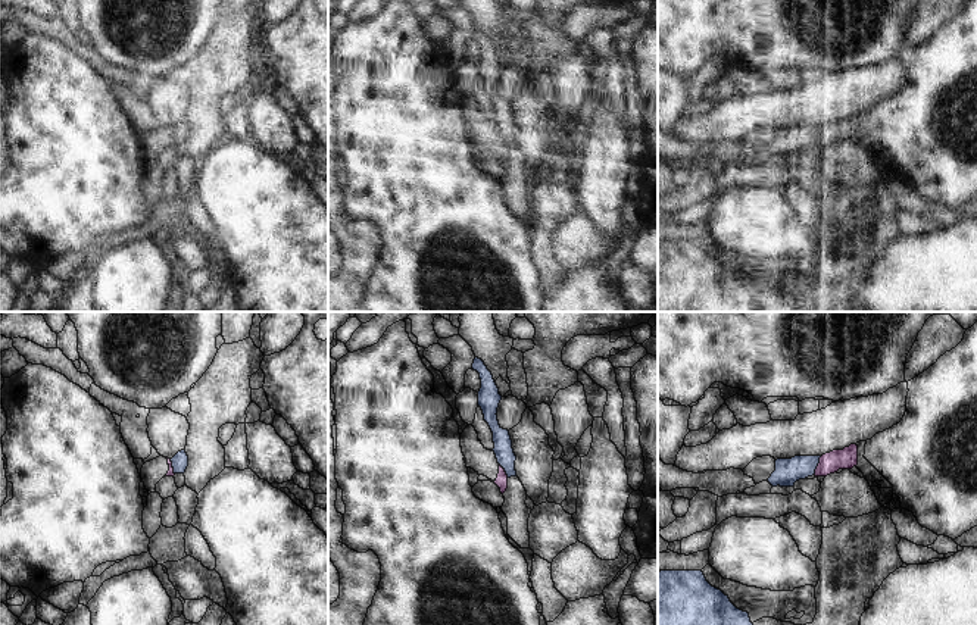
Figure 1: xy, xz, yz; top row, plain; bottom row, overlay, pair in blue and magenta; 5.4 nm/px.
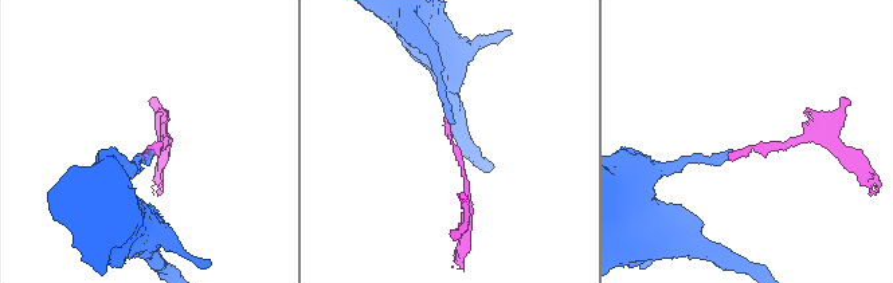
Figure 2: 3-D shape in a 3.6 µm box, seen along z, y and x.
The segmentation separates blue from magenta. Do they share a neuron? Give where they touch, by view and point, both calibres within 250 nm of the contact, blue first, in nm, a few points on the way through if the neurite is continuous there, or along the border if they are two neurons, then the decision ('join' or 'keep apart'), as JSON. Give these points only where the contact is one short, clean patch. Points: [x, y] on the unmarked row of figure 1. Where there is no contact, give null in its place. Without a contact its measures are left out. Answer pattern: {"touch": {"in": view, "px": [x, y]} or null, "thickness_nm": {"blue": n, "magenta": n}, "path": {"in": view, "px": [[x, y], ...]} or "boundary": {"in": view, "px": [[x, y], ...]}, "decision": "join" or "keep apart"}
{"touch": {"in": "yz", "px": [817, 136]}, "thickness_nm": {"blue": 140, "magenta": 110}, "boundary": {"in": "yz", "px": [[821, 127], [812, 144]]}, "decision": "keep apart"}

